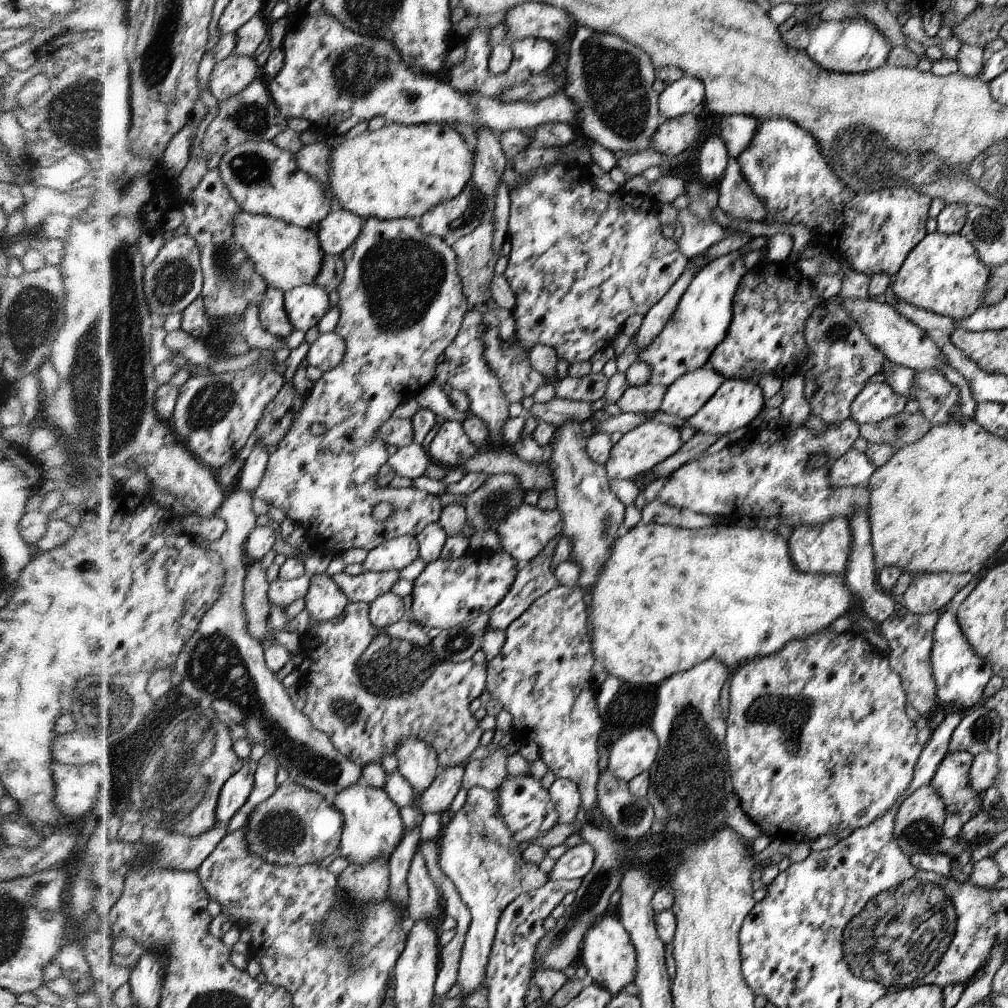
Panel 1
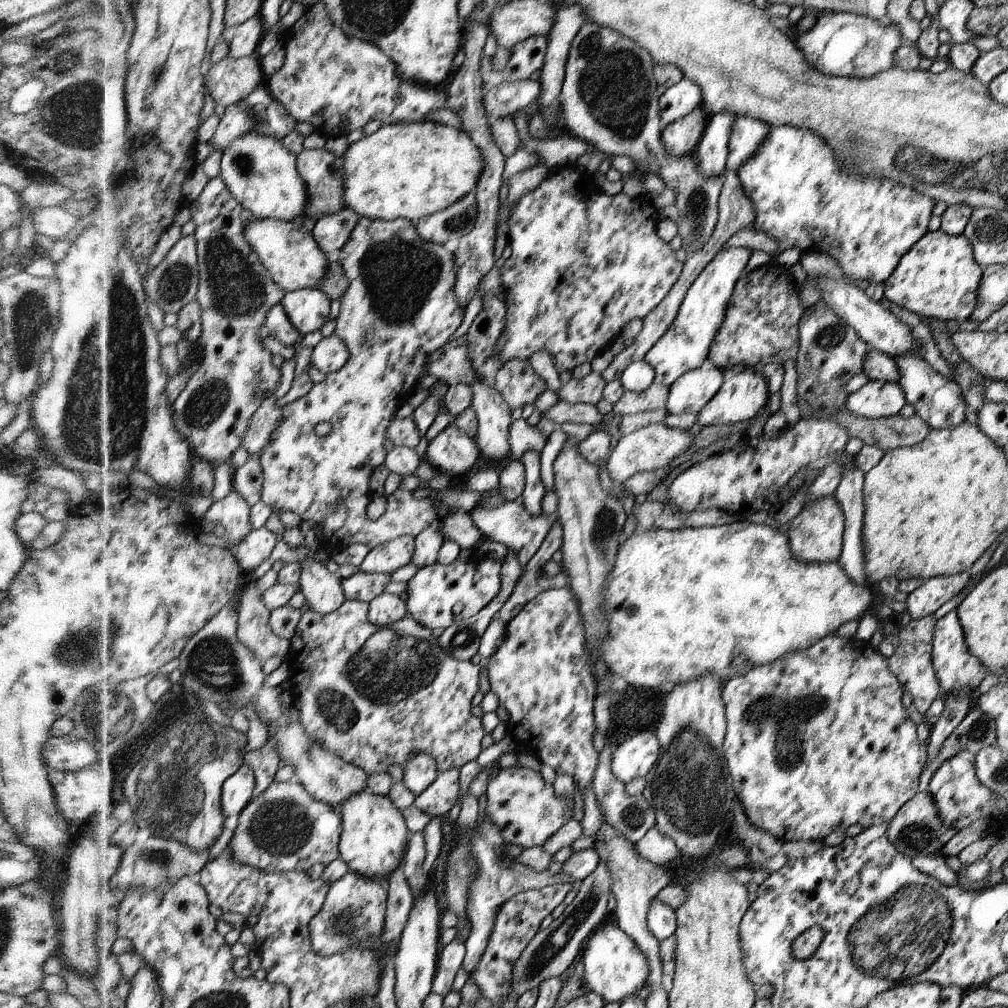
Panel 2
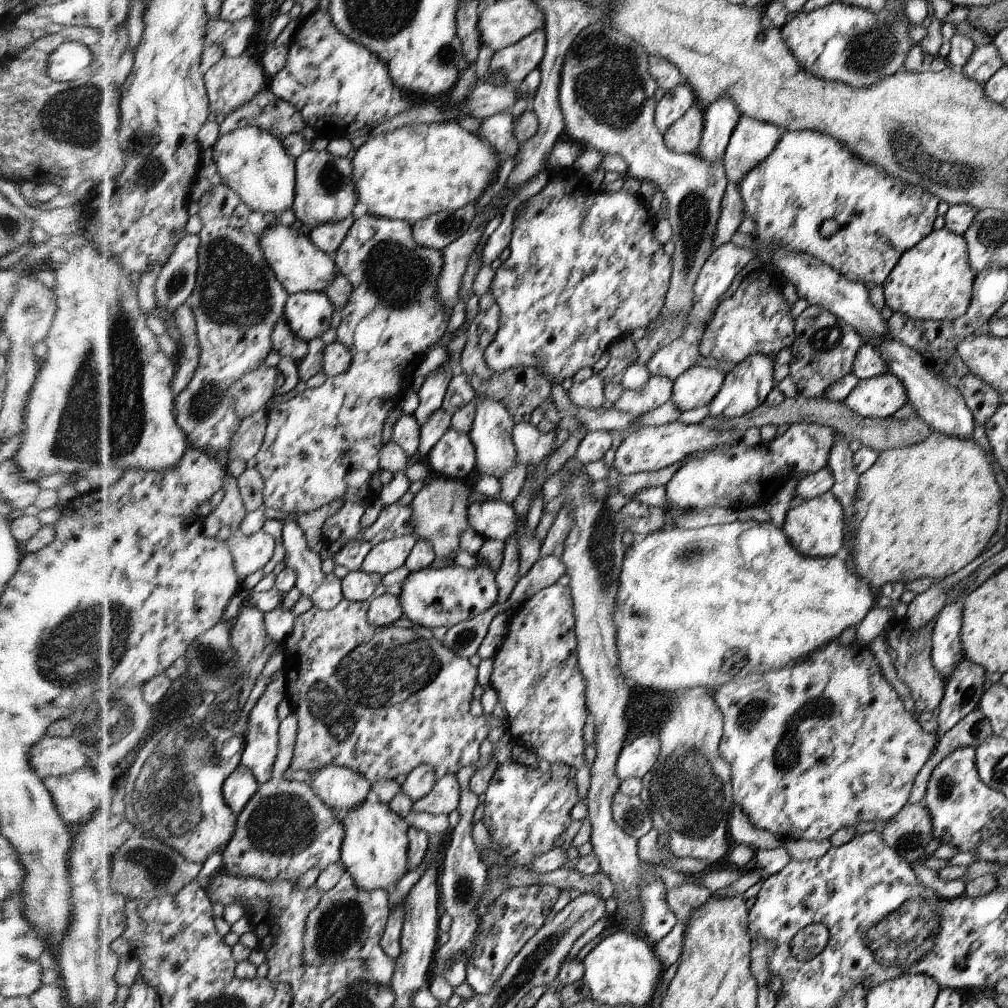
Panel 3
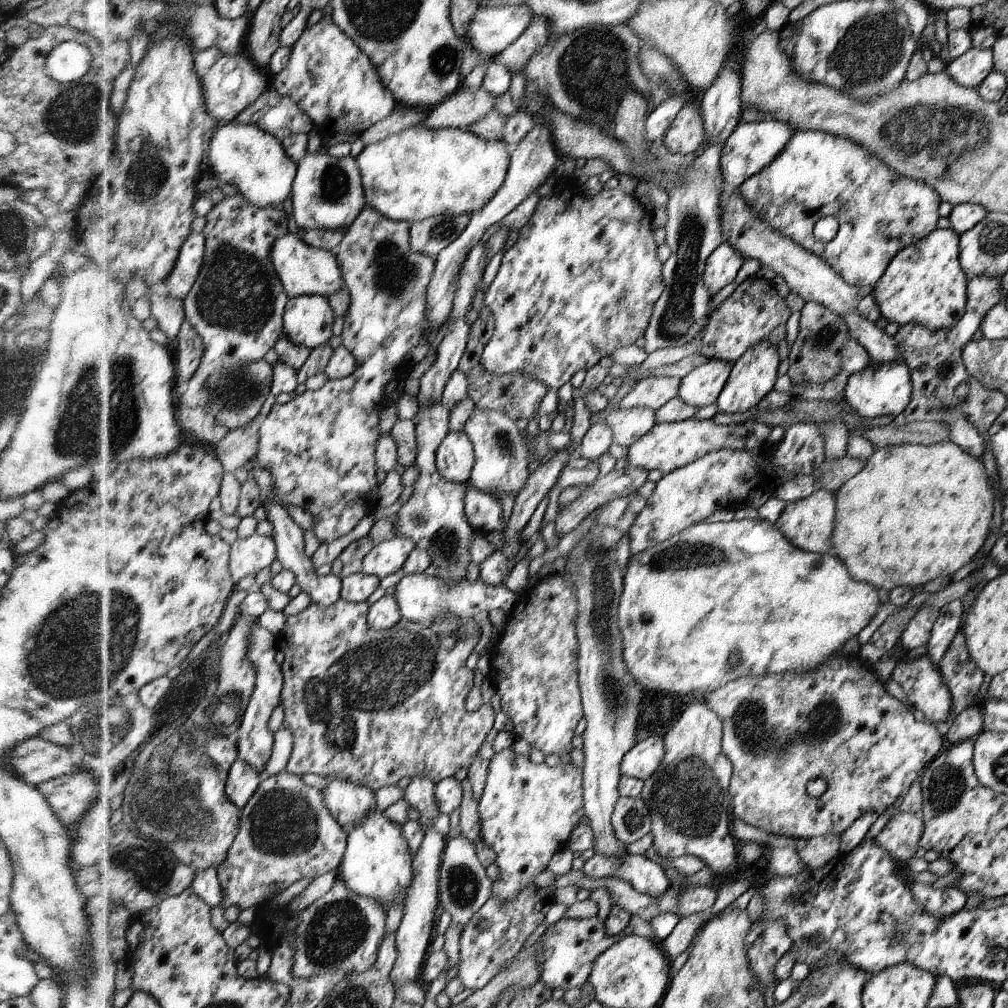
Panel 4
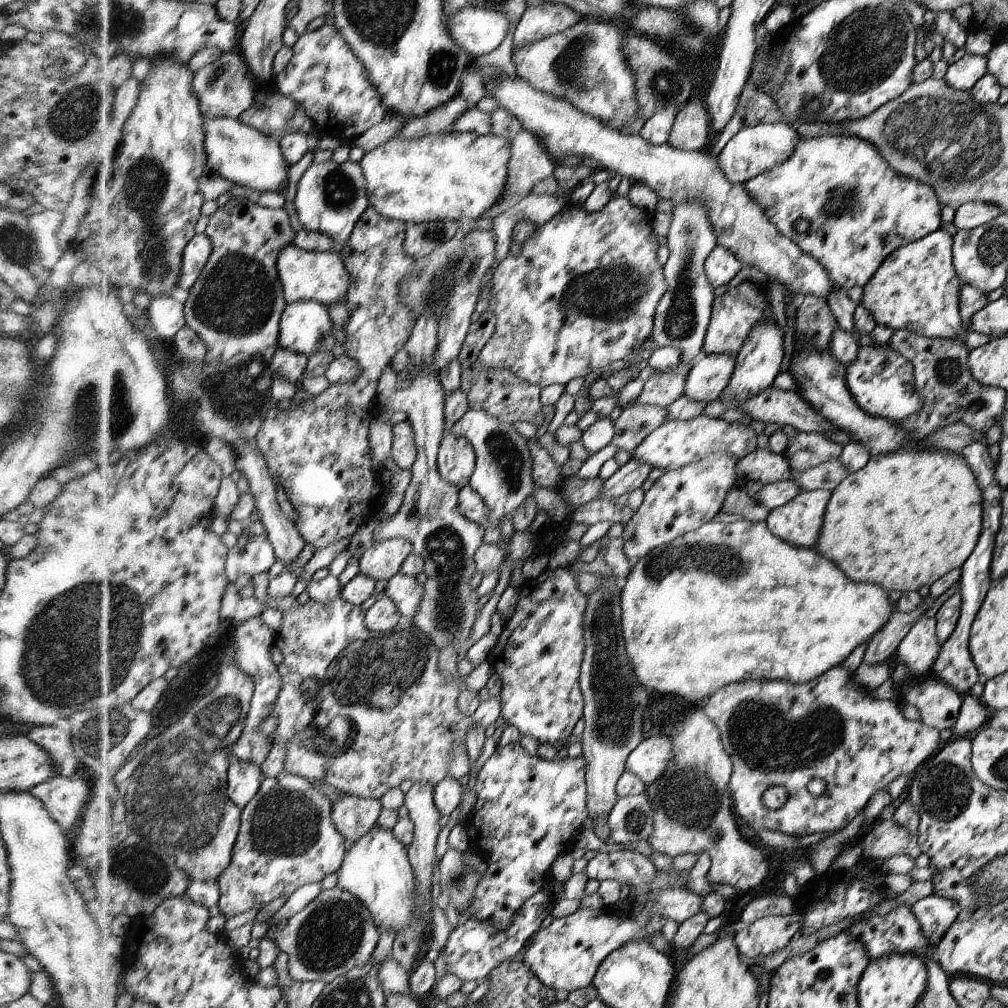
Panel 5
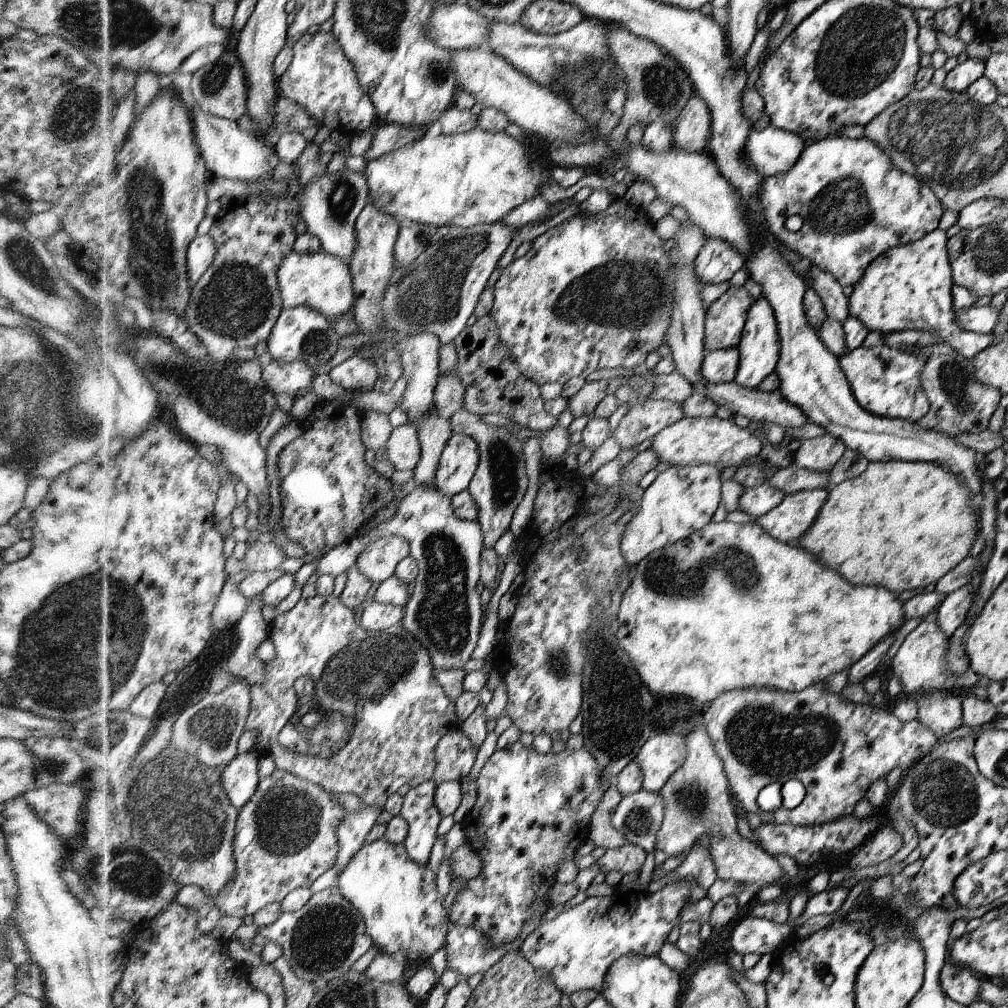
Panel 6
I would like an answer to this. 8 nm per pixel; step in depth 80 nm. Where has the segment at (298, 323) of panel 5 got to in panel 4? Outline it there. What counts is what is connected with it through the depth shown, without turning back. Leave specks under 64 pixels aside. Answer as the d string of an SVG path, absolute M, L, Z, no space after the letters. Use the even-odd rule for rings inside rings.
M302 295L288 303L285 334L312 351L324 348L334 338L336 318L331 299L322 295Z

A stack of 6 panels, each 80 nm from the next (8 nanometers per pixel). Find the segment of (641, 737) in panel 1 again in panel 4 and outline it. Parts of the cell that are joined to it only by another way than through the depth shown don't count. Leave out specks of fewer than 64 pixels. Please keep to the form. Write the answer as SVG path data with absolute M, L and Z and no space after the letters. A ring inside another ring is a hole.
M651 735L637 742L624 756L621 762L621 774L645 781L653 776L663 764L666 756L666 743L662 737Z

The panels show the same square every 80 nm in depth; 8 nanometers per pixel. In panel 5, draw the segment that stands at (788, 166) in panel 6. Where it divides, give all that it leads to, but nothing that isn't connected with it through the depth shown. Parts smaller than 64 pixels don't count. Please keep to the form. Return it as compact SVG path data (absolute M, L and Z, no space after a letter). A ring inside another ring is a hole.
M761 123L754 127L742 127L719 152L717 161L731 183L747 183L786 161L800 138L796 126L788 123Z

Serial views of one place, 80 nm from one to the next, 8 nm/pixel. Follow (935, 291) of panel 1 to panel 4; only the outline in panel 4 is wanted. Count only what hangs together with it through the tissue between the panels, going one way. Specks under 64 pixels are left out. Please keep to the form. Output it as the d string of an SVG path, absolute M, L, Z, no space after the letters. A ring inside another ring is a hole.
M937 229L922 240L907 246L891 262L873 296L880 316L899 326L912 323L934 331L952 328L965 313L968 278L960 262L959 234Z

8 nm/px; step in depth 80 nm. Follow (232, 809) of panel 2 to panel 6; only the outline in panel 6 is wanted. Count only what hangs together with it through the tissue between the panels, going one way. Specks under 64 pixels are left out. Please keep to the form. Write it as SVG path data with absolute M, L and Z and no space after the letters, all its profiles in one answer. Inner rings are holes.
M254 751L240 754L222 771L223 786L230 801L238 809L244 808L256 795L260 777L261 757Z

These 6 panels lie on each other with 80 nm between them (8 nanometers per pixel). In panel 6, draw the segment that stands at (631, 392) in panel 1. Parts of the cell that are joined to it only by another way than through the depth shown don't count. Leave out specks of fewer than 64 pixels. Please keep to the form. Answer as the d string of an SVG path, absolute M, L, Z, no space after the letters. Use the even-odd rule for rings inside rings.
M677 371L670 375L656 375L653 381L653 390L647 397L653 400L668 400L671 402L684 403L690 396L693 396L693 387L686 377Z

